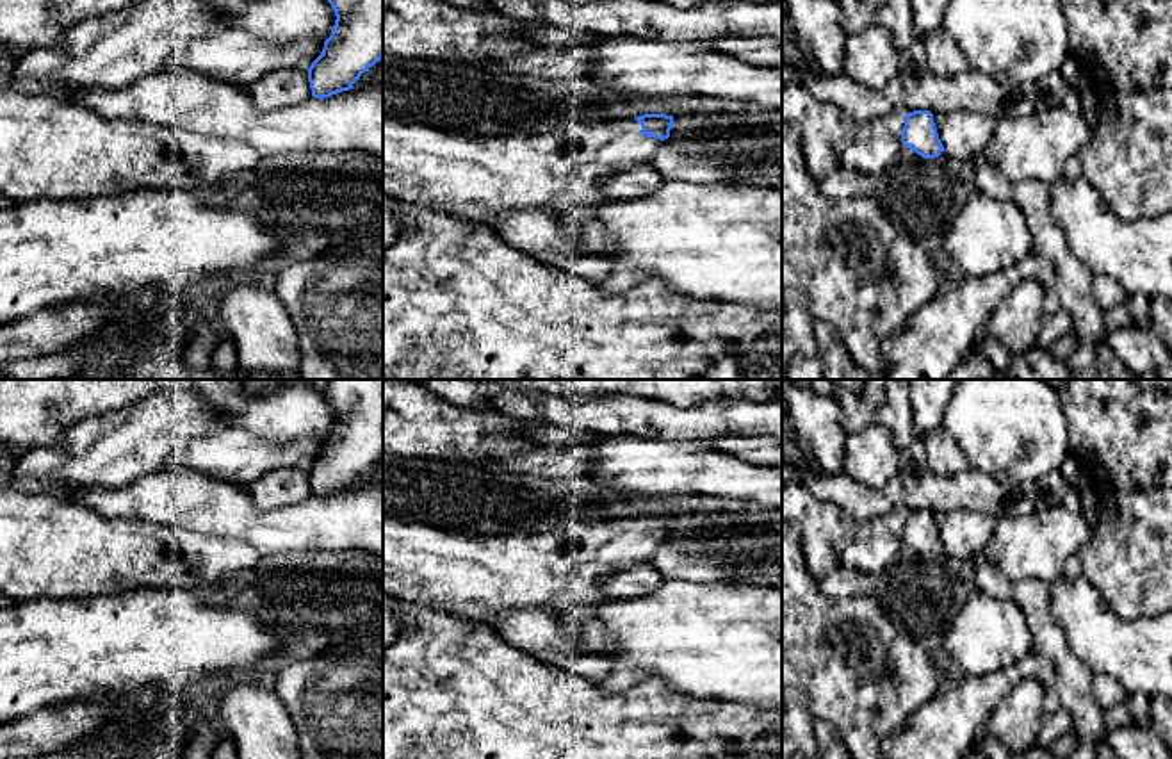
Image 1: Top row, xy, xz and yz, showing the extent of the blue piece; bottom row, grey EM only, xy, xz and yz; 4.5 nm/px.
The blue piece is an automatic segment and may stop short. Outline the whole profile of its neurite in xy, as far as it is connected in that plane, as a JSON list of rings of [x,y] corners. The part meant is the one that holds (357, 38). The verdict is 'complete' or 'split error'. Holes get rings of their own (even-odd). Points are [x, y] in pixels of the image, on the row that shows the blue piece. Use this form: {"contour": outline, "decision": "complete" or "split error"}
{"contour": [[[328,0],[335,11],[331,36],[308,68],[313,98],[353,89],[383,59],[383,0]]], "decision": "complete"}

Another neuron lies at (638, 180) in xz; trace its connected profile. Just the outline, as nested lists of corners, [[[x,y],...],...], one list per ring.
[[[648,164],[634,166],[623,173],[611,175],[604,180],[602,191],[611,198],[639,198],[663,185],[663,178]]]

